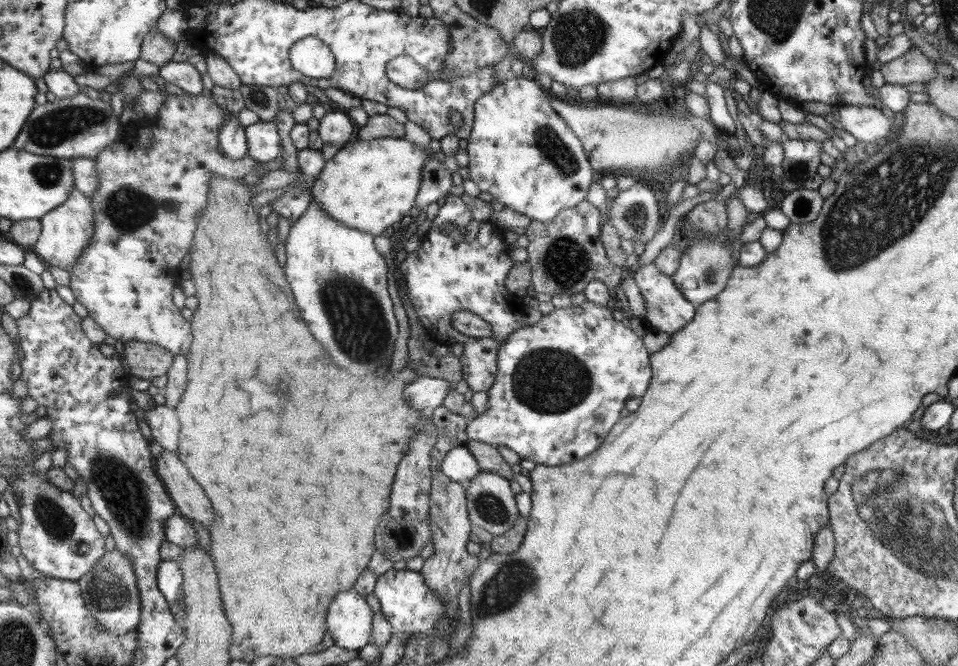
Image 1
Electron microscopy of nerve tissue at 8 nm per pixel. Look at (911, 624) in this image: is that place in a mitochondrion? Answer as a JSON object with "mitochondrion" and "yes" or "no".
{"mitochondrion":"no"}

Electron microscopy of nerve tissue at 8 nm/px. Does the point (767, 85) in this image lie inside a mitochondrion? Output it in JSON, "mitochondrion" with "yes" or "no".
{"mitochondrion":"no"}

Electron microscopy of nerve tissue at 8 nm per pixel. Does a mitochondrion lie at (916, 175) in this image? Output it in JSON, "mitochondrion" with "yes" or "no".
{"mitochondrion":"yes"}

